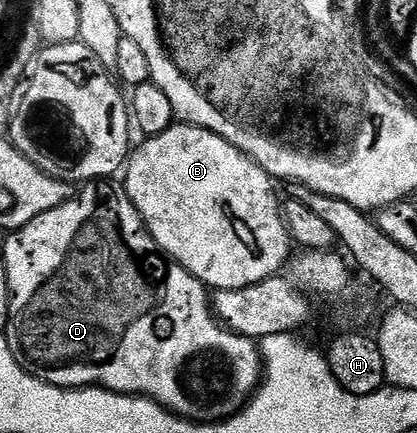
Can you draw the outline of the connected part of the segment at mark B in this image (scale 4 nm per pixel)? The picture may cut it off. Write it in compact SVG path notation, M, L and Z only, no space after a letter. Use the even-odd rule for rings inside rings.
M174 123L162 135L150 137L141 140L141 145L131 150L130 156L126 162L126 172L123 174L123 188L128 194L128 198L134 203L134 207L140 212L140 217L144 220L144 226L148 228L148 233L156 240L157 247L161 253L167 255L175 264L181 265L188 273L204 282L205 286L217 289L241 289L257 285L266 280L267 277L277 276L281 272L280 268L287 266L290 261L290 238L288 229L284 226L284 214L282 212L281 202L276 202L276 193L272 190L274 186L273 178L268 176L268 172L261 165L254 164L241 149L235 149L226 139L214 135L197 125L186 125L183 123Z

